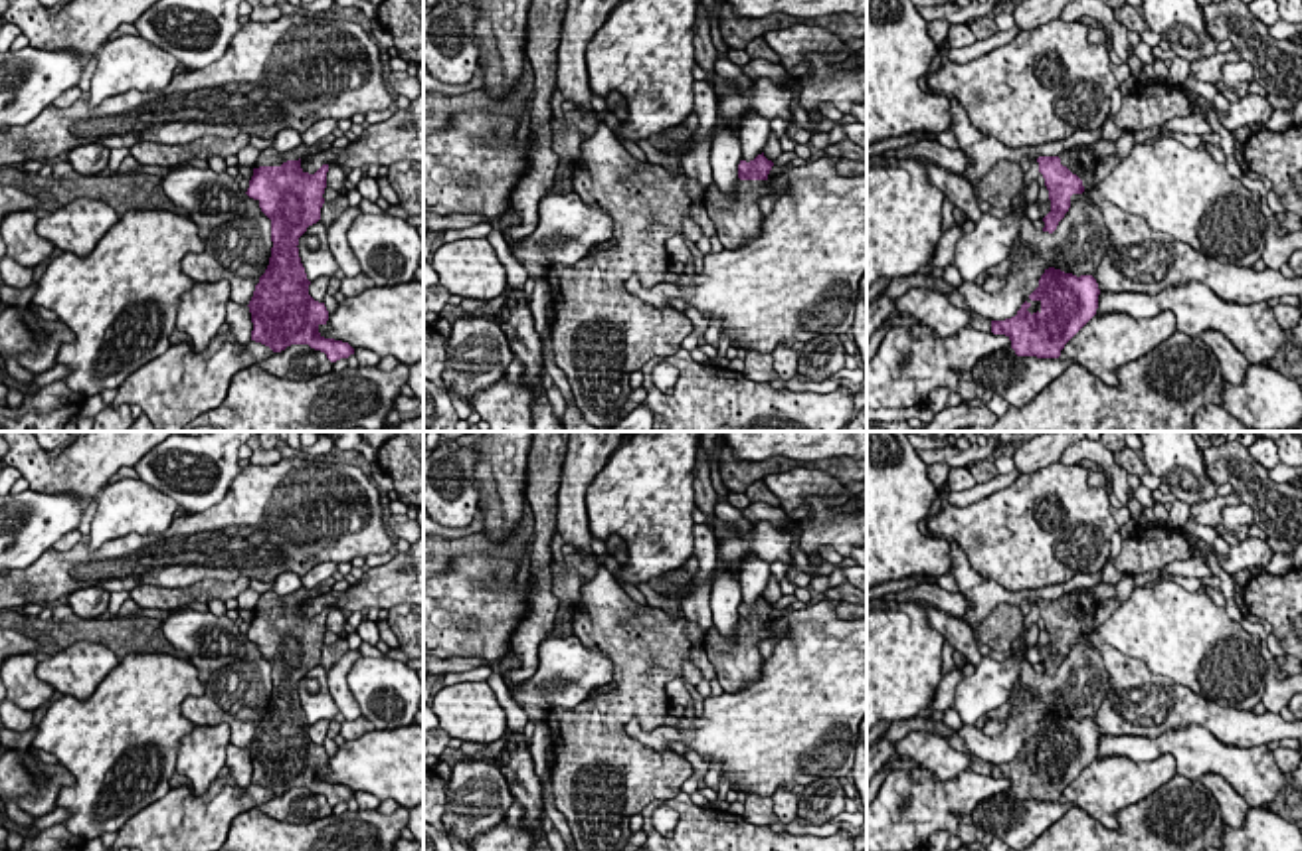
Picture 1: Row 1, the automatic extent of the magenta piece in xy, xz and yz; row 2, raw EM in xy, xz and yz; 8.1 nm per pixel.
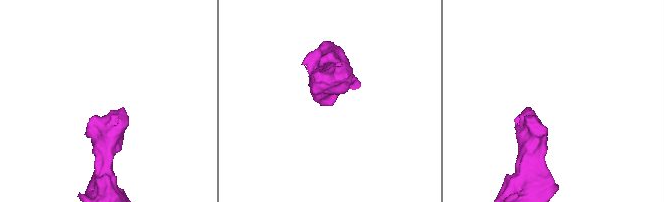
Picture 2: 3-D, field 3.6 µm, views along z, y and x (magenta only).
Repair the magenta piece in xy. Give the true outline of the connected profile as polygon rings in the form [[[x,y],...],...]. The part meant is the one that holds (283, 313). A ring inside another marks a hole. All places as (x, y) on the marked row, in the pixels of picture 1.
[[[305,144],[289,152],[277,152],[273,146],[261,150],[245,192],[271,220],[273,241],[269,265],[247,305],[253,323],[251,340],[273,352],[309,344],[336,362],[354,354],[354,348],[319,332],[328,321],[328,311],[309,295],[311,281],[297,247],[307,228],[321,220],[328,164],[309,174],[301,168],[303,156],[307,156]]]

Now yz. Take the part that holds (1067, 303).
[[[1049,267],[1039,287],[1015,317],[991,321],[993,334],[1005,334],[1017,356],[1059,358],[1065,344],[1096,315],[1098,283]]]

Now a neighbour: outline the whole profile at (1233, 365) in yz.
[[[1203,331],[1199,338],[1213,350],[1219,360],[1223,378],[1235,386],[1243,384],[1249,362],[1247,358],[1233,346],[1233,342],[1217,332],[1217,331]]]

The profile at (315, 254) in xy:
[[[317,222],[309,226],[307,232],[299,237],[297,247],[309,281],[315,281],[323,275],[332,277],[338,271],[338,263],[334,261],[328,247],[328,234],[325,224]]]

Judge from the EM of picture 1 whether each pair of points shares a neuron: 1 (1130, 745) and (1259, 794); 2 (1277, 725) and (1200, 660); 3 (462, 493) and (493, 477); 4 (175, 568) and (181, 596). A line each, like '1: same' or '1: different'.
1: same
2: different
3: different
4: different

